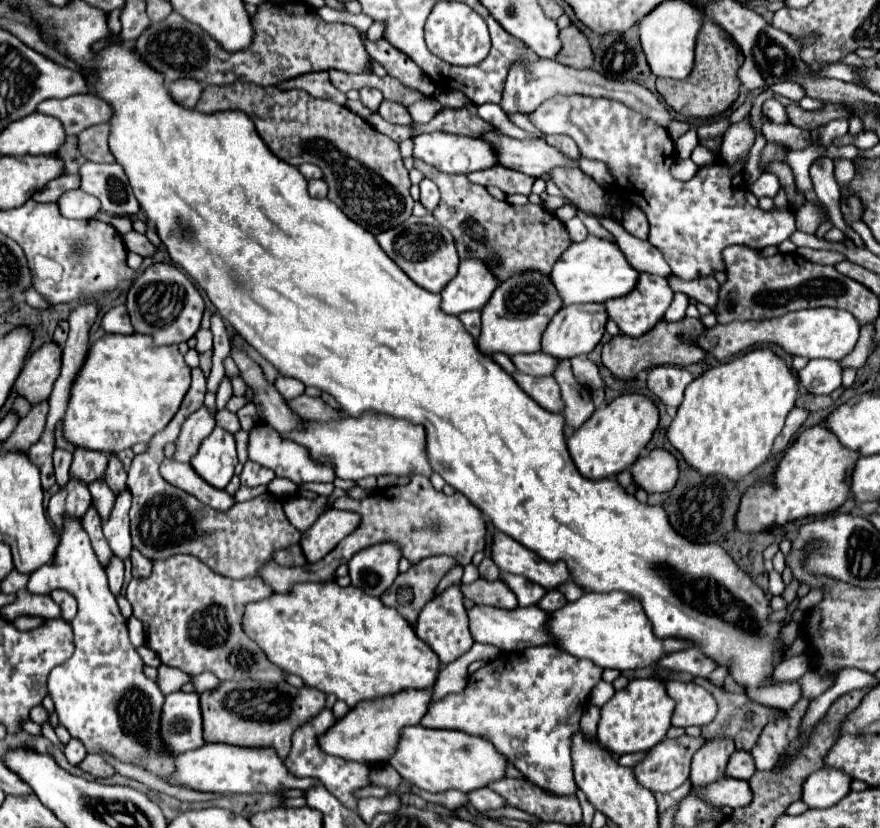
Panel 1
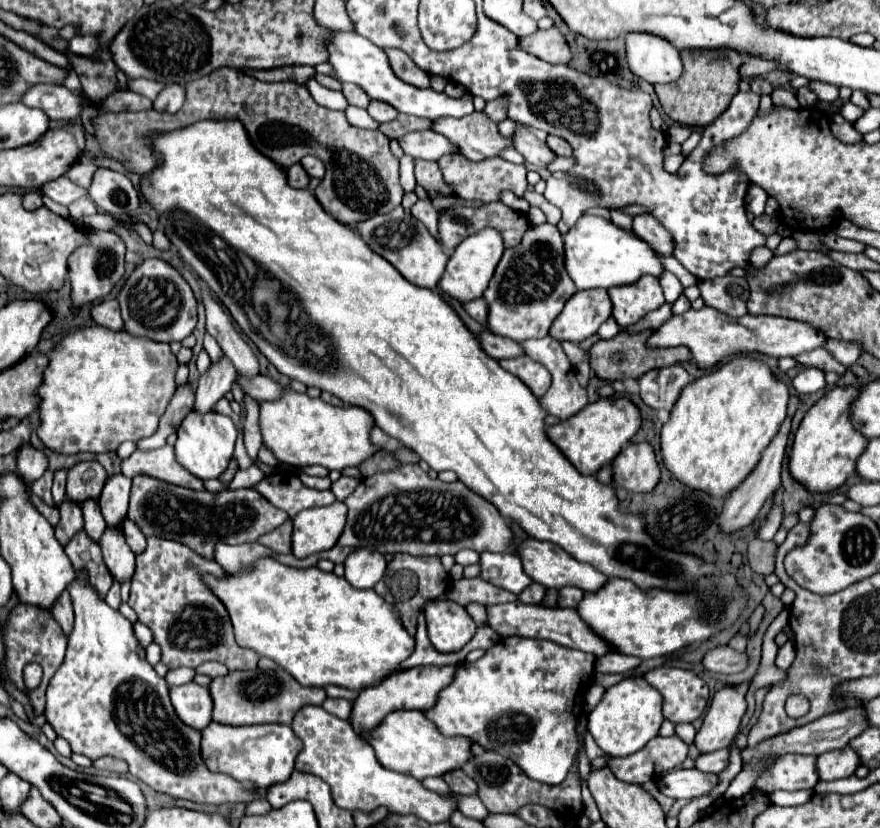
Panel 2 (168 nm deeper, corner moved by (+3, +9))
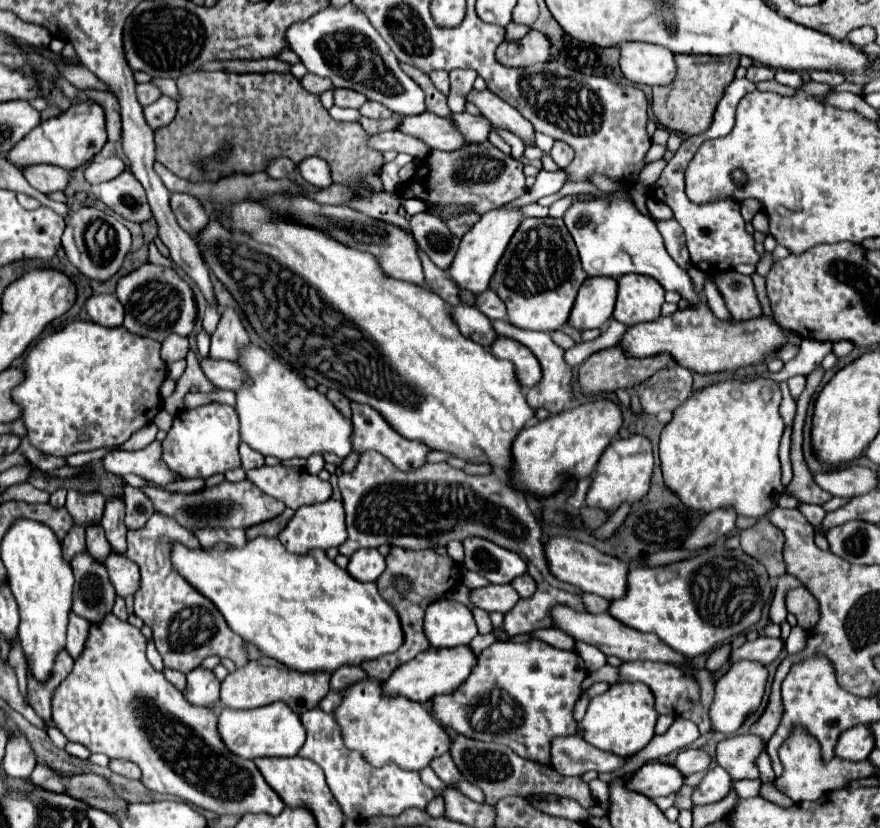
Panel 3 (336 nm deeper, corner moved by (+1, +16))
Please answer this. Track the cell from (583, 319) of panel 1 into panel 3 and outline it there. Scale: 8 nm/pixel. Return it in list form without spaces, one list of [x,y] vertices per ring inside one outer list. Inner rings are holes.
[[[610,276],[588,278],[578,292],[568,322],[574,324],[578,330],[600,328],[606,320],[612,318],[616,294],[618,282],[610,280]]]

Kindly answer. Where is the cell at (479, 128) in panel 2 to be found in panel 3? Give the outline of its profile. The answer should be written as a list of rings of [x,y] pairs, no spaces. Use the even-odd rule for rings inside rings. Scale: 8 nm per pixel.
[[[422,112],[418,116],[402,116],[396,130],[408,136],[416,136],[432,150],[458,150],[466,142],[460,132],[454,128],[450,118],[440,118],[430,112]]]

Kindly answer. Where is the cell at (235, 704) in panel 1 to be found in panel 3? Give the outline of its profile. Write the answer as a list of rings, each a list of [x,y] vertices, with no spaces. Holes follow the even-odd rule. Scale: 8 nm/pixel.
[[[260,656],[258,660],[250,660],[246,666],[238,668],[236,672],[226,676],[226,680],[222,682],[220,698],[228,708],[238,708],[238,710],[260,708],[260,706],[272,704],[276,700],[282,700],[296,714],[302,714],[302,712],[318,706],[318,702],[330,692],[328,682],[330,682],[328,672],[314,672],[314,676],[310,676],[310,672],[294,672],[274,658],[266,660],[266,656]]]

